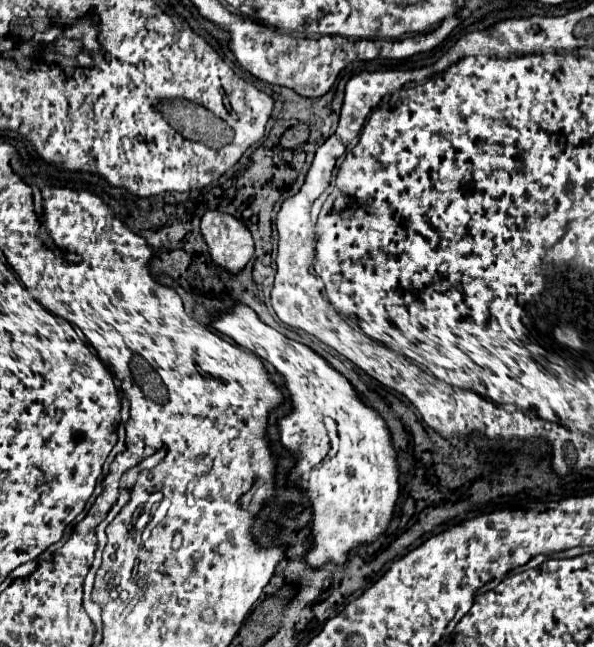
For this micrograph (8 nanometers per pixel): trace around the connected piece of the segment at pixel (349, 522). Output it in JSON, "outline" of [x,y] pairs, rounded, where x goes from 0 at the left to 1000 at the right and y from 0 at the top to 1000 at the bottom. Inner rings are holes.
{"outline":[[[397,470],[394,479],[370,485],[367,491],[360,491],[360,507],[370,516],[391,522],[401,535],[428,544],[441,556],[451,556],[478,581],[495,634],[468,652],[471,683],[498,702],[502,717],[488,730],[488,742],[495,748],[502,748],[505,739],[515,742],[515,770],[522,773],[522,779],[529,785],[529,801],[522,810],[525,850],[515,856],[515,869],[529,881],[549,869],[579,872],[586,862],[586,853],[606,841],[620,841],[620,838],[633,835],[636,825],[643,825],[653,816],[660,794],[663,794],[673,751],[670,751],[667,699],[663,699],[663,689],[657,680],[657,665],[653,665],[650,652],[640,646],[640,640],[633,640],[633,634],[626,634],[623,628],[616,628],[606,618],[596,597],[576,578],[569,578],[569,572],[562,572],[549,556],[542,556],[519,535],[512,535],[498,526],[488,526],[478,516],[471,516],[468,510],[438,498],[438,491],[418,473]],[[549,646],[562,649],[562,655],[566,655],[566,668],[572,677],[572,699],[566,699],[566,696],[559,699],[559,686],[552,677],[549,655],[545,655]]]}

